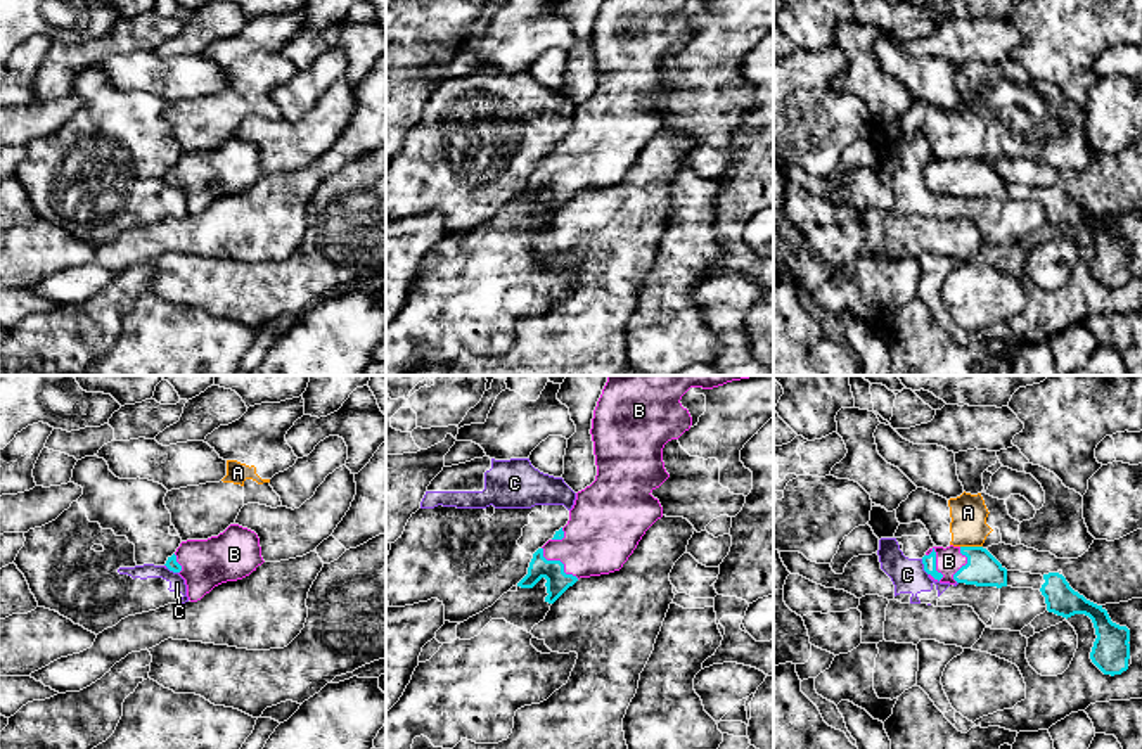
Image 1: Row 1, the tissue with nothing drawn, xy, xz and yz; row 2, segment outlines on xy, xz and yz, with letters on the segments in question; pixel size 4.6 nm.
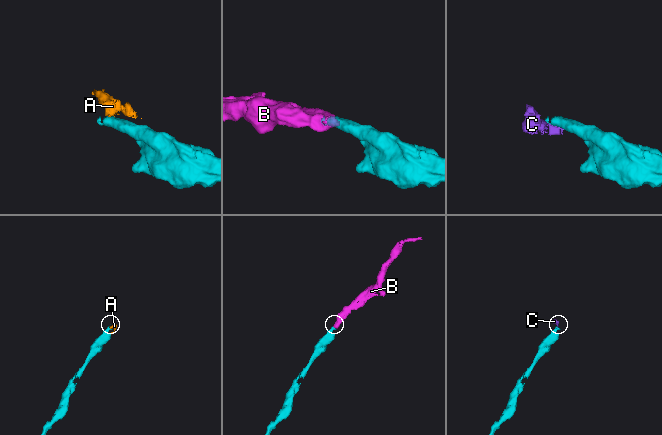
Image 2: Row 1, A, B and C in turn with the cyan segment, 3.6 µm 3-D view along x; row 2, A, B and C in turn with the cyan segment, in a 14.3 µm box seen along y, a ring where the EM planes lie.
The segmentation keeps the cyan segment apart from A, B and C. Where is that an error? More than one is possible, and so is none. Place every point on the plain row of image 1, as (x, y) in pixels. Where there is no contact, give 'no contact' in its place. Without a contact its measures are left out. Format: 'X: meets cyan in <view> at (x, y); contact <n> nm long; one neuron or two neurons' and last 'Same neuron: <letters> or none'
A: meets cyan in yz at (971, 160); contact 100 nm long; two neurons
B: meets cyan in yz at (935, 177); contact 160 nm long; one neuron
C: meets cyan in yz at (924, 180); contact 90 nm long; two neurons
Same neuron: B

